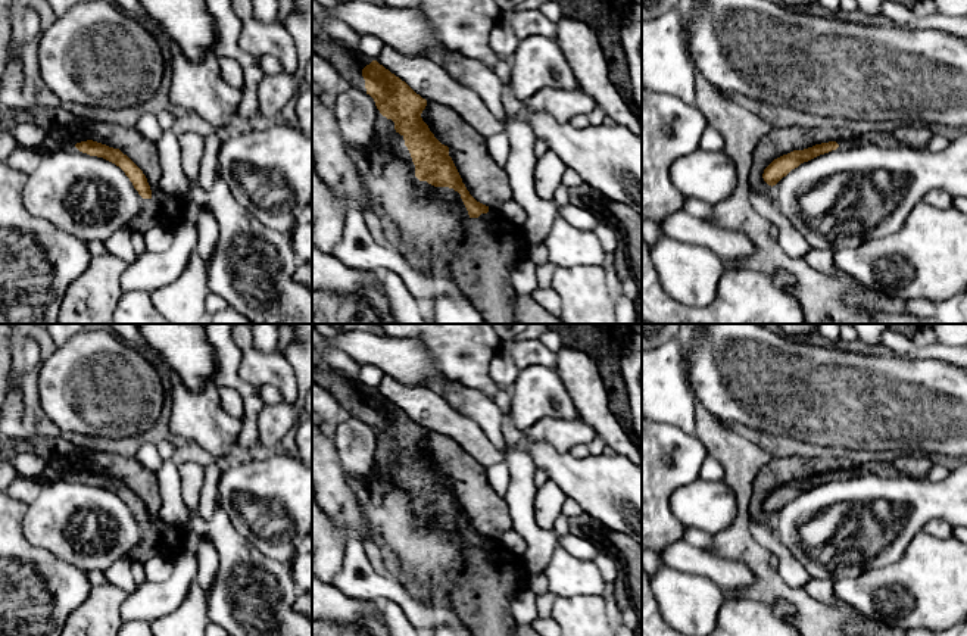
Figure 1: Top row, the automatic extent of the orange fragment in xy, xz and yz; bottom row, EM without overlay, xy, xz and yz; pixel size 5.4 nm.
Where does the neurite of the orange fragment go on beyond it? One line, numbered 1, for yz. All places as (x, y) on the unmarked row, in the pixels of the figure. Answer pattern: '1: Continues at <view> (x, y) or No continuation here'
1: No continuation here

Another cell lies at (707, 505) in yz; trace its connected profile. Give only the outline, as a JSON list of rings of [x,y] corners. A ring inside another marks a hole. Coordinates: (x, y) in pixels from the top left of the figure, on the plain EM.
[[[695,481],[677,487],[670,498],[670,508],[686,527],[717,533],[736,518],[736,498],[723,481]]]

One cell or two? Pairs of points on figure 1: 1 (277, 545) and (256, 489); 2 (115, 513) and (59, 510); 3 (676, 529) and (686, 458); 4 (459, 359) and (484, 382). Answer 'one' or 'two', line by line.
1: one
2: one
3: one
4: one

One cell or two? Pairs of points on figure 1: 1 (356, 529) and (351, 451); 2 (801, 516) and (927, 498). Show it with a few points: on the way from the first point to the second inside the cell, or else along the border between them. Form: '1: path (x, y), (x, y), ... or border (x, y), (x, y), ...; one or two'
1: border (331, 439), (345, 470); two
2: path (832, 492), (897, 490); one

